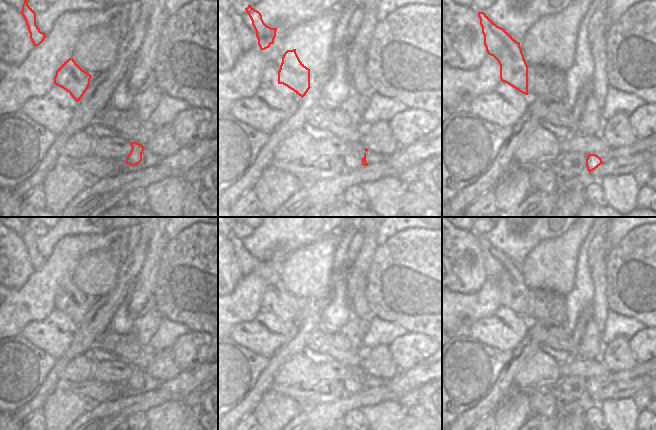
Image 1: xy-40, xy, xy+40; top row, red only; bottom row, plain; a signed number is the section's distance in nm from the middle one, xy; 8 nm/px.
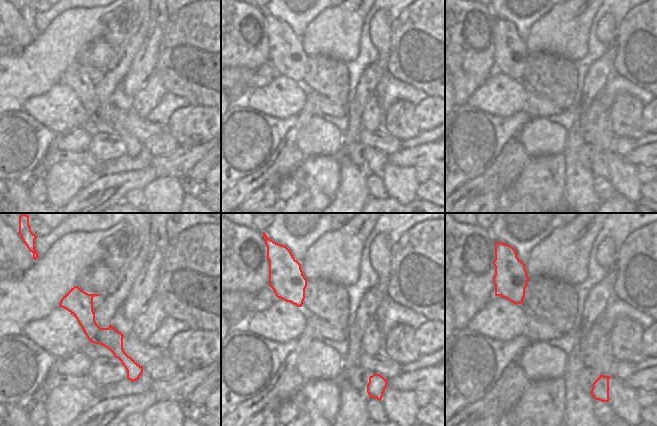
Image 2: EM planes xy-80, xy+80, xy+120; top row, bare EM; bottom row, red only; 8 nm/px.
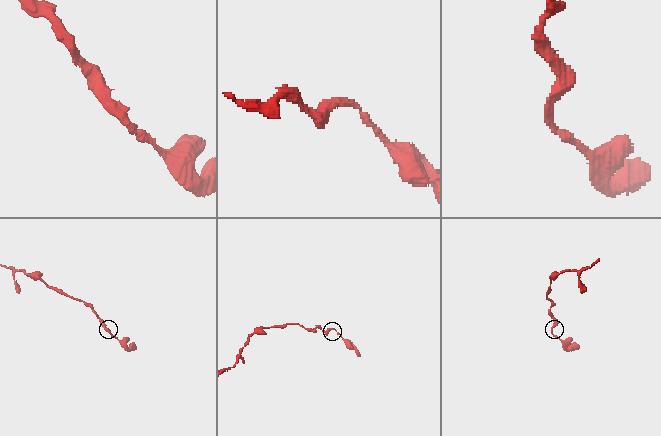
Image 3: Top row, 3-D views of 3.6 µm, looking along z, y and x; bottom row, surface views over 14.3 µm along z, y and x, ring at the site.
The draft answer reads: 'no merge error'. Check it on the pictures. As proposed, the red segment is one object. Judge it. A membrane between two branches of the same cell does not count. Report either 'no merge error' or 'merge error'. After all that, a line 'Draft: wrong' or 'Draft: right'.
no merge error
Draft: right

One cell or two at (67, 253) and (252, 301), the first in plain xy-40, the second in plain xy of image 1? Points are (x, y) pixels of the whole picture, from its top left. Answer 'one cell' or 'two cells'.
one cell

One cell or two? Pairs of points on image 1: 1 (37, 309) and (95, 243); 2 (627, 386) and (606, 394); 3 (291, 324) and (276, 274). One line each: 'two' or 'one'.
1: one
2: one
3: two

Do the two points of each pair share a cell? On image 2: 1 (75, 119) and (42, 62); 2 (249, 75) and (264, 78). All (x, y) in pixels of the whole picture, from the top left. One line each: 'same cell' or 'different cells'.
1: different cells
2: same cell

